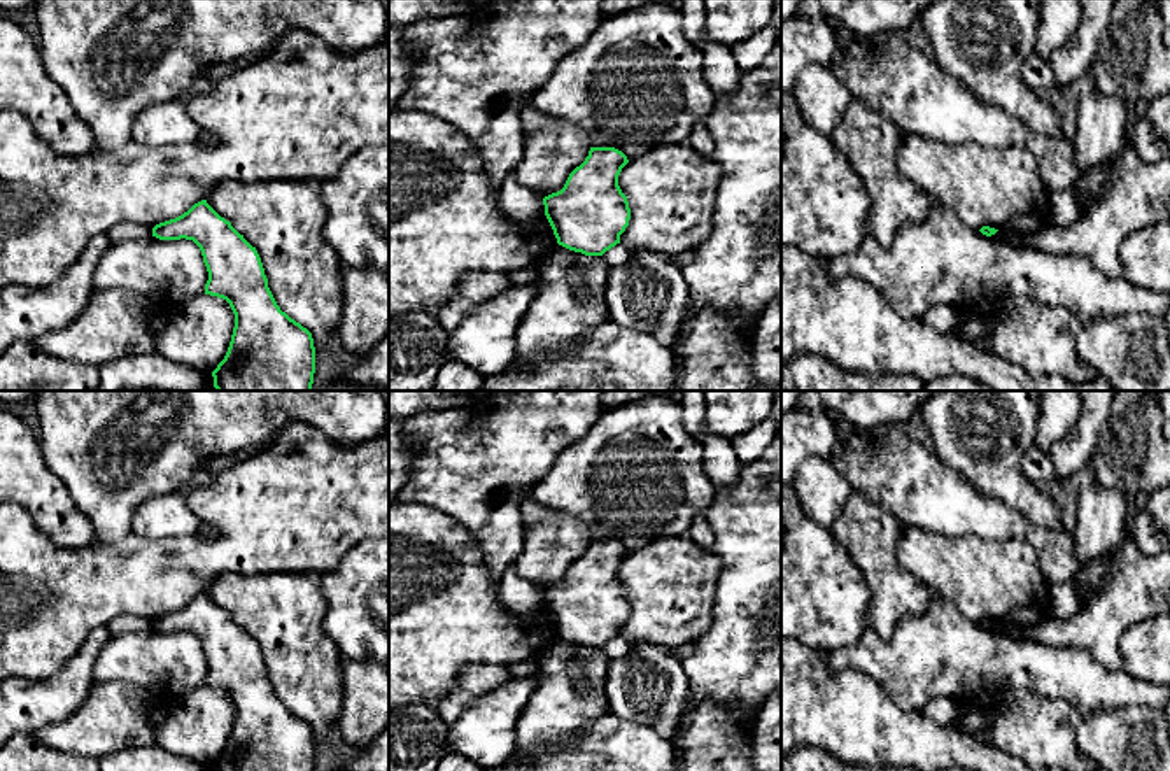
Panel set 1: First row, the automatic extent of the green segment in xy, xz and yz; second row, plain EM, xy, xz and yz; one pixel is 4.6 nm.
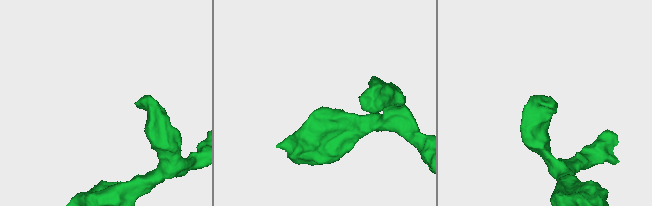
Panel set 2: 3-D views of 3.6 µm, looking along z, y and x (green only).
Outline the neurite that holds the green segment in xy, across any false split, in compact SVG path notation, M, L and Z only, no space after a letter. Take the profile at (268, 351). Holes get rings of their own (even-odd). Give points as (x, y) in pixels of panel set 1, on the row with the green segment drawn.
M207 200L194 203L182 216L152 228L159 240L193 240L208 272L205 294L222 298L235 314L235 328L224 359L212 371L217 391L312 391L315 347L312 333L277 305L264 275L261 258L229 221Z

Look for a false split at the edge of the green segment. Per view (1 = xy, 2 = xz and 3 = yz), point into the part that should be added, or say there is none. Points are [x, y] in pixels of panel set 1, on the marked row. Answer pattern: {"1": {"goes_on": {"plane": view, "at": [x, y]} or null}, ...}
{"1": {"goes_on": null}, "2": {"goes_on": null}, "3": {"goes_on": null}}

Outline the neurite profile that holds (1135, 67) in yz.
M1116 0L1110 23L1089 68L1095 88L1128 103L1170 93L1170 47L1163 42L1163 21L1156 0Z

